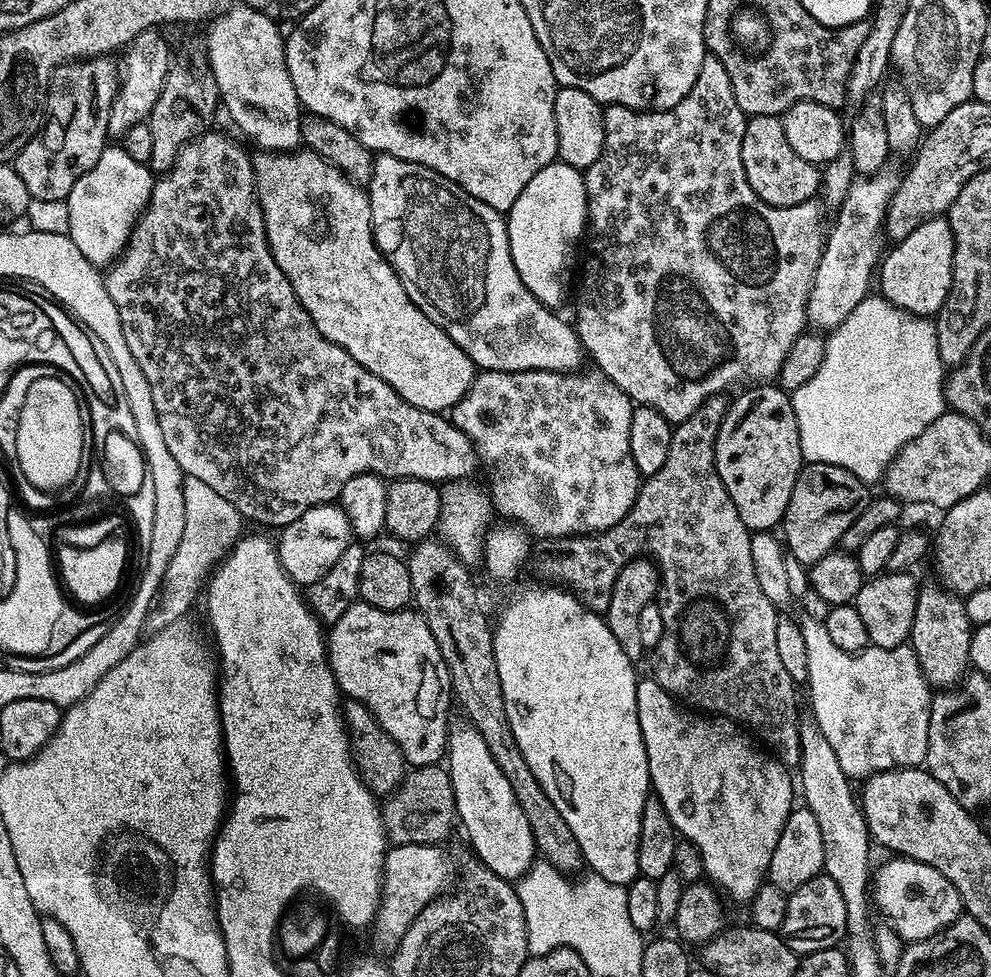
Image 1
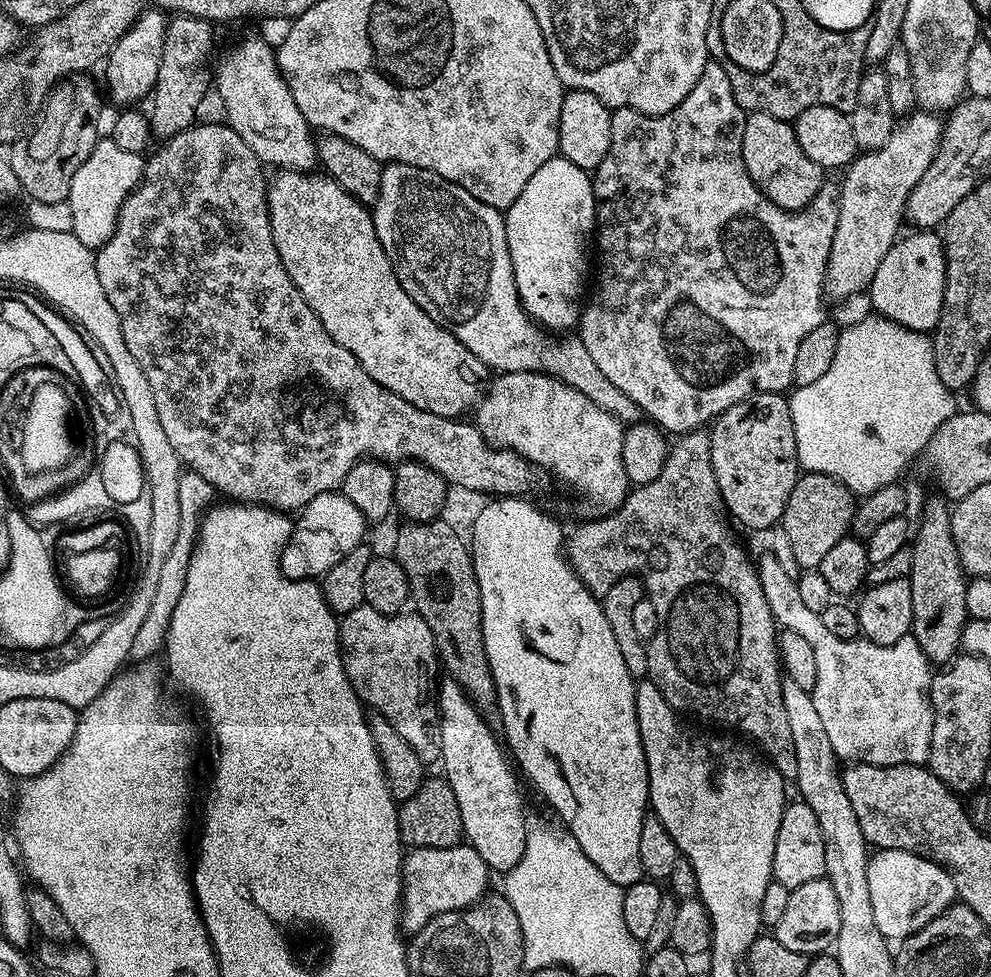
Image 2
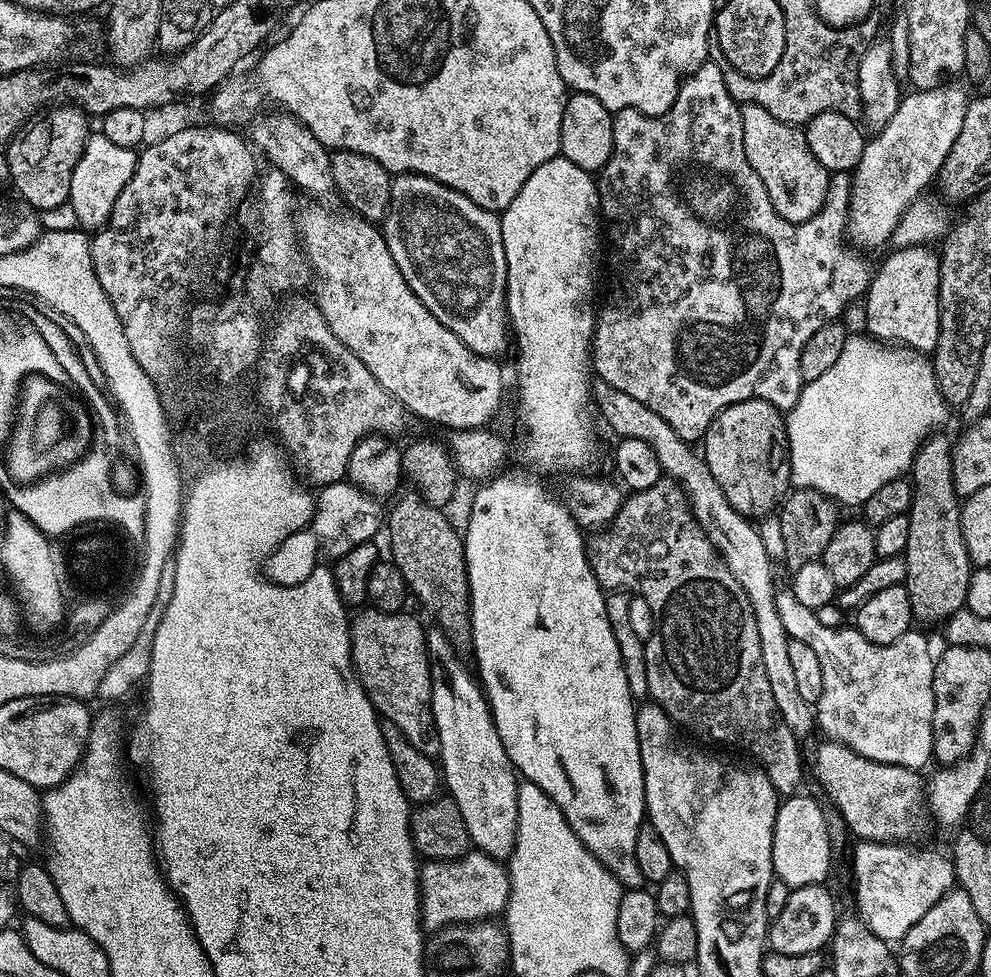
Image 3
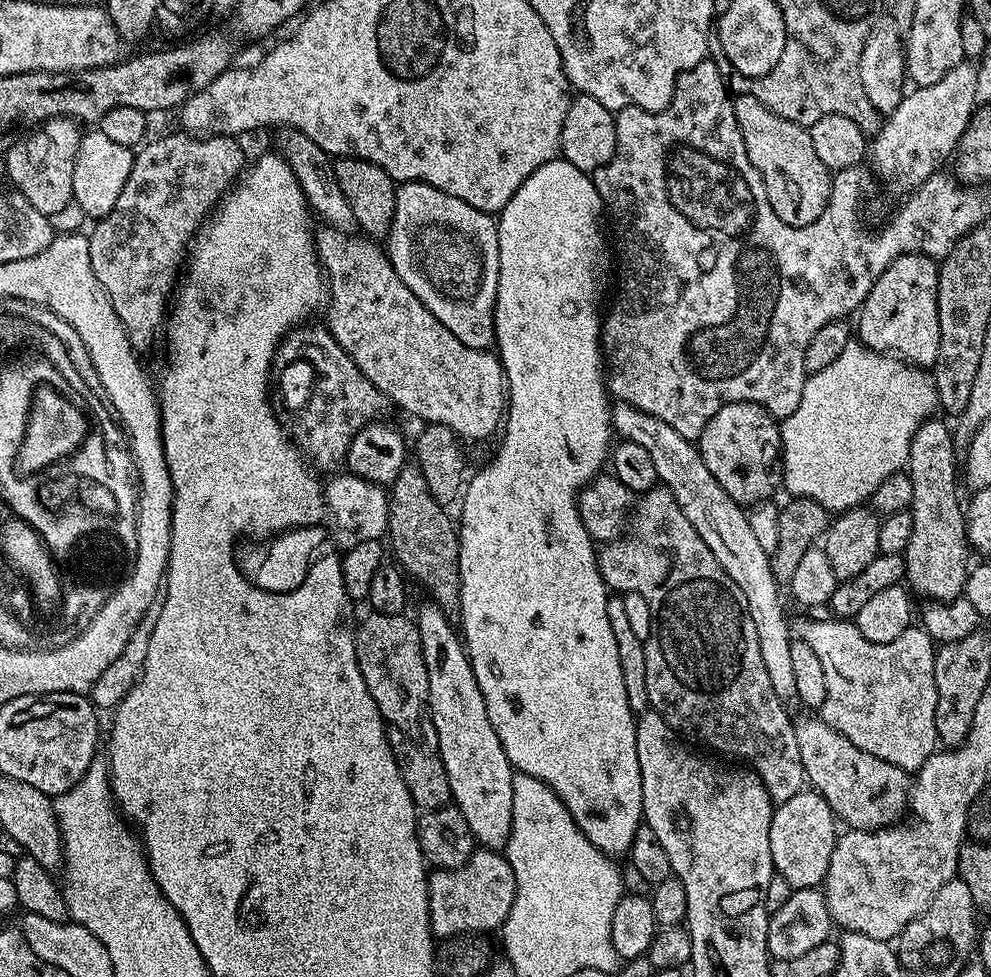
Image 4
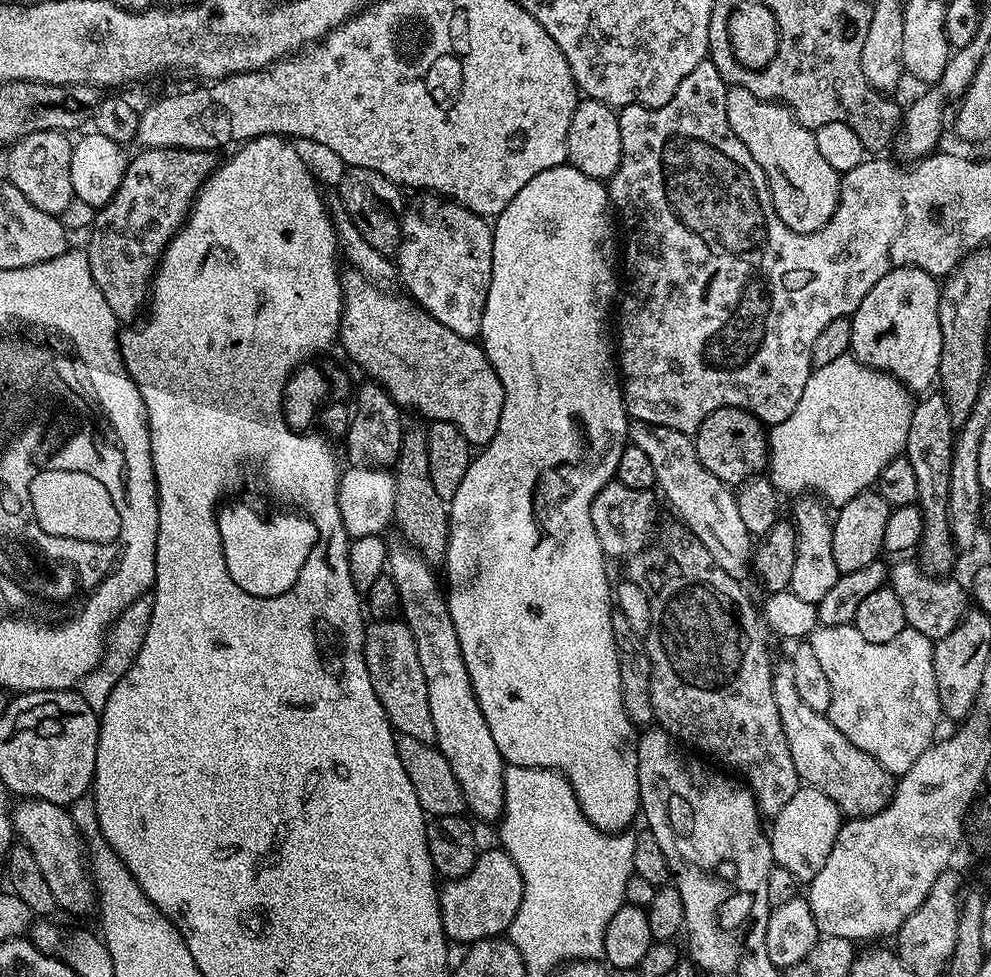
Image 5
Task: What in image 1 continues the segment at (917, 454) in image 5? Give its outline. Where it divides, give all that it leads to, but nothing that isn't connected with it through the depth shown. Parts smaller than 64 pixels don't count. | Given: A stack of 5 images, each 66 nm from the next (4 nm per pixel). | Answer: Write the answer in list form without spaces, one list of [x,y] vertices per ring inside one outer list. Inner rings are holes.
[[[921,583],[918,602],[914,606],[914,622],[910,647],[918,658],[918,666],[933,689],[943,690],[959,684],[970,668],[970,642],[974,625],[966,618],[966,606],[955,592],[949,592],[943,584]]]

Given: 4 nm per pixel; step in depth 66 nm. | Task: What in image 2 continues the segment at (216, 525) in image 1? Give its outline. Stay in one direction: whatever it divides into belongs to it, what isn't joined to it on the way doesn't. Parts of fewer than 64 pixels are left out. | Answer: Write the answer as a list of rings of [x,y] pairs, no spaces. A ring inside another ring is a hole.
[[[191,470],[180,473],[178,482],[178,503],[182,514],[182,523],[178,525],[178,539],[170,554],[166,554],[166,562],[162,562],[162,570],[158,573],[158,586],[154,586],[154,599],[150,602],[150,610],[146,610],[146,618],[134,638],[134,646],[130,646],[130,657],[136,662],[148,662],[161,655],[164,639],[170,626],[170,618],[174,618],[174,608],[178,606],[178,598],[182,598],[182,589],[186,587],[186,574],[190,570],[192,555],[196,549],[196,539],[200,537],[200,521],[213,503],[214,489],[202,474]]]

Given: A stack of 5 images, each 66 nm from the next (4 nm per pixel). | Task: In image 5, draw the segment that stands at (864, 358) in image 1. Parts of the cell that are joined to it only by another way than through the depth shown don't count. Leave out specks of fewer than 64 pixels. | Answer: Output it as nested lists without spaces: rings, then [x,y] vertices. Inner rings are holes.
[[[849,354],[826,362],[821,368],[813,367],[802,398],[794,406],[794,414],[782,422],[771,425],[767,433],[767,471],[772,471],[770,481],[780,494],[815,494],[832,506],[850,502],[859,492],[867,492],[875,485],[882,469],[906,446],[906,434],[910,434],[910,418],[914,407],[913,393],[888,372],[868,368]]]

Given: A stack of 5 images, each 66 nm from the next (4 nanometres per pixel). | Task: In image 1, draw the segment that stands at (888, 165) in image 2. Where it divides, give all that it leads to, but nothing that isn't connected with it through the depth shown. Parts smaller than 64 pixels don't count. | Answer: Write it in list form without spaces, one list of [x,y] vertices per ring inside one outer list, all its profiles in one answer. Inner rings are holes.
[[[881,170],[853,180],[846,198],[838,206],[836,222],[827,229],[824,253],[808,295],[808,324],[813,329],[837,328],[852,313],[854,306],[861,304],[873,291],[874,277],[886,248],[884,222],[901,179],[888,171]]]

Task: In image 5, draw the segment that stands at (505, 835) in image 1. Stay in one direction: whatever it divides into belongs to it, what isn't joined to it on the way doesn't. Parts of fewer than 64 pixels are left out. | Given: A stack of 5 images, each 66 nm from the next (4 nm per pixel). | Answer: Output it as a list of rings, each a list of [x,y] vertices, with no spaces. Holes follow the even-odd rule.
[[[395,542],[388,545],[387,575],[391,576],[394,586],[398,586],[400,599],[400,616],[408,629],[414,634],[414,646],[418,646],[418,662],[422,662],[422,674],[426,674],[426,694],[430,698],[430,718],[434,718],[436,731],[435,745],[441,754],[450,762],[454,770],[454,778],[458,778],[458,786],[462,786],[462,794],[467,811],[477,821],[499,821],[504,815],[504,769],[506,761],[498,750],[494,738],[490,735],[490,726],[486,726],[486,718],[478,706],[478,698],[472,689],[470,674],[466,670],[466,662],[462,658],[462,646],[458,642],[458,630],[454,630],[454,618],[450,618],[448,597],[442,587],[442,580],[435,576],[433,565],[429,564],[411,544]]]

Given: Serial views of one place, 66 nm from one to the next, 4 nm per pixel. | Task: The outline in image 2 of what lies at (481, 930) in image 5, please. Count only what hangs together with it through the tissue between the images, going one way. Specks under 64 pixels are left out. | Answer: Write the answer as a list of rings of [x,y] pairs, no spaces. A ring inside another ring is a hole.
[[[461,842],[455,844],[452,848],[412,848],[404,857],[404,894],[400,897],[400,927],[405,933],[415,934],[422,930],[422,926],[426,926],[435,916],[441,916],[447,912],[457,912],[463,908],[468,908],[471,904],[478,903],[484,899],[488,888],[488,876],[490,877],[490,869],[486,862],[482,862],[482,854],[478,854],[478,850],[474,850],[471,844]]]

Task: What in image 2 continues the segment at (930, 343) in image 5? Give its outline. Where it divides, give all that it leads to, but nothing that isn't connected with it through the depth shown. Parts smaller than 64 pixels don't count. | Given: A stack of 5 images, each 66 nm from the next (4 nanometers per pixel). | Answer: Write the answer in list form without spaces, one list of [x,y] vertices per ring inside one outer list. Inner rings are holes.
[[[916,230],[913,236],[905,235],[897,239],[896,244],[882,258],[878,265],[878,271],[874,274],[871,284],[866,289],[866,296],[872,299],[875,315],[885,319],[893,320],[904,328],[925,334],[935,329],[938,318],[942,314],[942,298],[946,286],[946,254],[944,253],[944,241],[941,233],[936,230]]]

